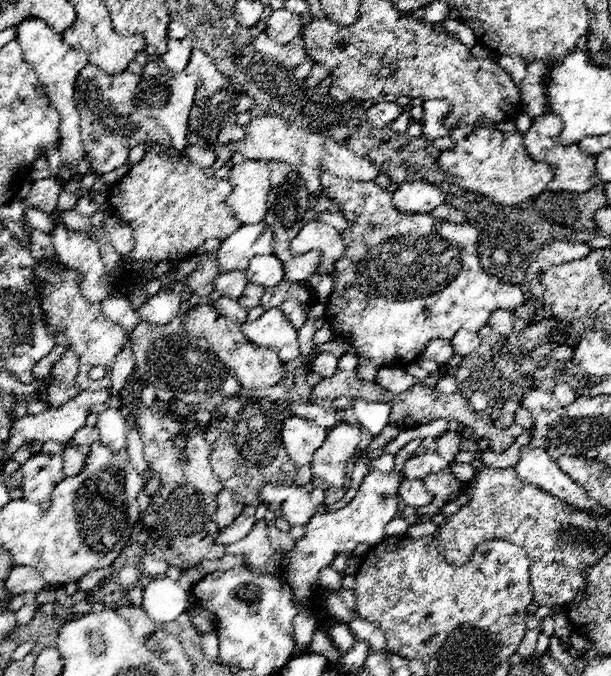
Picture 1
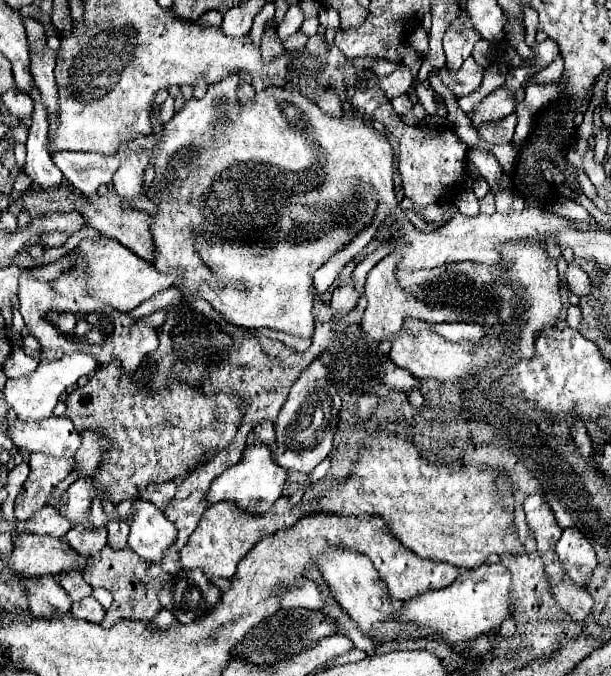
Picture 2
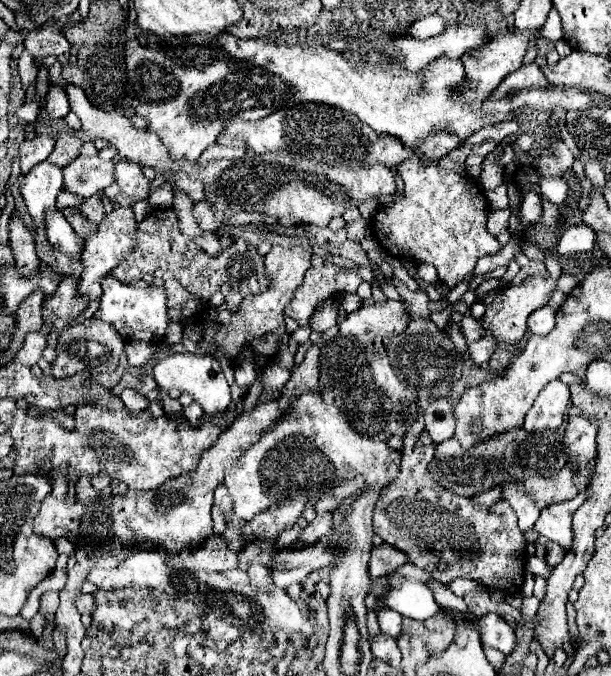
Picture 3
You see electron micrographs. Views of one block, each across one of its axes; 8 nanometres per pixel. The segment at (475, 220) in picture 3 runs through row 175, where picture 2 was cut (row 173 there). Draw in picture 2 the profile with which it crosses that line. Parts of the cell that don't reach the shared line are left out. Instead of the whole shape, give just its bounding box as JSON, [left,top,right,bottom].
[366,110,466,208]

